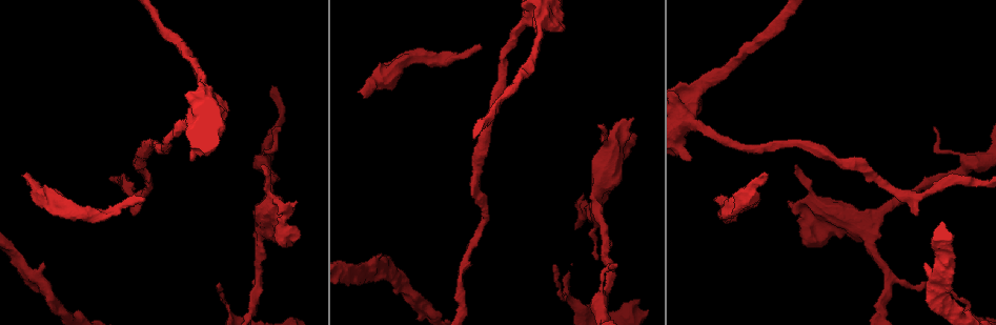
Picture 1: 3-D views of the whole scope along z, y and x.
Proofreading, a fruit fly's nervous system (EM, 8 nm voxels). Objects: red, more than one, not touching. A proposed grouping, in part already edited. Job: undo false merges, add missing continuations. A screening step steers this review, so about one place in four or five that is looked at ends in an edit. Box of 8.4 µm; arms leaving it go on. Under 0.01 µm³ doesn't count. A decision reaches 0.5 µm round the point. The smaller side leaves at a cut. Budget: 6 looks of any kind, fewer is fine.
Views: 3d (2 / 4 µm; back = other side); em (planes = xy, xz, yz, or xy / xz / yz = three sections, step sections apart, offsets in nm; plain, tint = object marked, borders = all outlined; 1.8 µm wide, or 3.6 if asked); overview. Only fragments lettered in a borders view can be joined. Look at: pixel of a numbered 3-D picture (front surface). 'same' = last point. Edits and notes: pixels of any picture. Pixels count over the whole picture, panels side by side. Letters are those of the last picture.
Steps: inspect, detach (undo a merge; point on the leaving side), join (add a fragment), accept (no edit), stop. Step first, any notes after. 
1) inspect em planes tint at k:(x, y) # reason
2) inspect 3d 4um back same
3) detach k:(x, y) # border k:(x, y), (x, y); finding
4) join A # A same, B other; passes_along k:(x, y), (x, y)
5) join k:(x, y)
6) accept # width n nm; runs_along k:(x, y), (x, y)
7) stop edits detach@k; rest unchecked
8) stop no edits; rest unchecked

inspect em planes borders at 1:(480, 45) # an open end

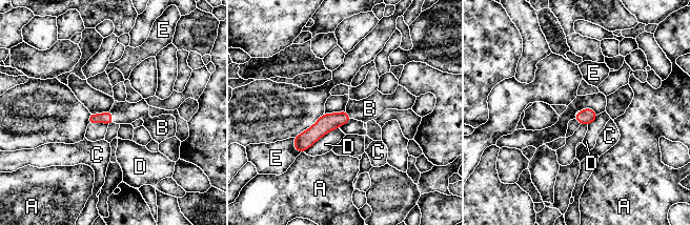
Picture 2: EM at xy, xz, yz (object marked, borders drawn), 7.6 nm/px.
join B # A other, B same, C other, D other, E other; passes_along 2:(106, 118), (110, 116), (123, 113); the cell continues

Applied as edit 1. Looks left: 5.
inspect overview

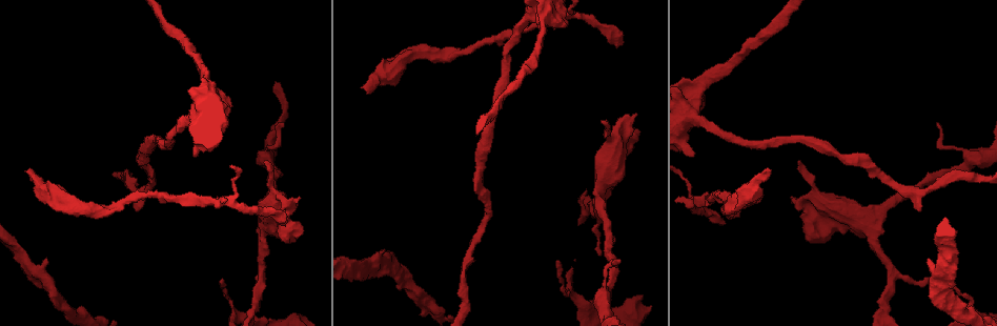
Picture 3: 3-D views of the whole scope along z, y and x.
inspect 3d 4um at 3:(365, 90) # free end

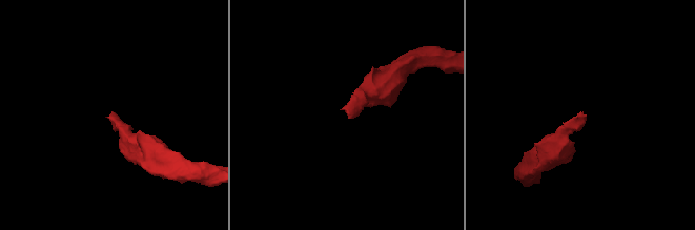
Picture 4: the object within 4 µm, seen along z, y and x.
inspect em yz step 4 borders at 4:(347, 115) # now the EM

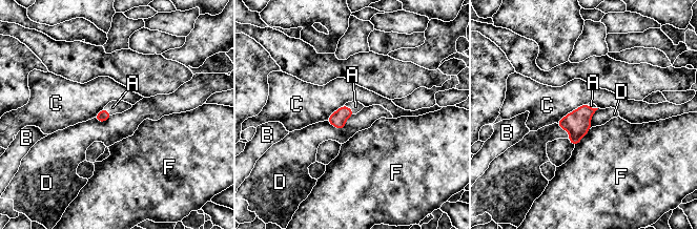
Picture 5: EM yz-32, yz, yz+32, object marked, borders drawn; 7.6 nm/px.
join A # longest_contact C 300 nm; A same, B other, C other, D other, F other; passes_along 5:(337, 119), (349, 108), (355, 106); it goes on there

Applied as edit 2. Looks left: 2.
inspect em 3.6um planes plain at 3:(278, 223) # free end

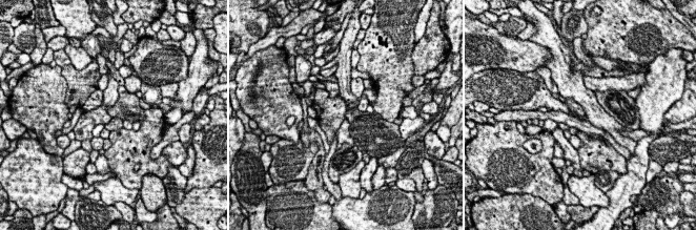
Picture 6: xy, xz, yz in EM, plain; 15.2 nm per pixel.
inspect em 3.6um planes borders same # what lies round it

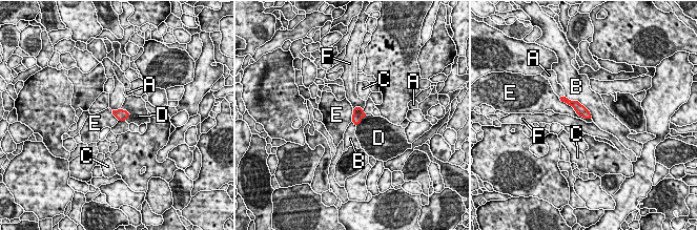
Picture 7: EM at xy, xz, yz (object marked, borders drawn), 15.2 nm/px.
join D # width 160 nm; A other, B other, C other, D same, E other, F other; passes_along 7:(121, 114), (126, 111), (135, 105); it goes on there

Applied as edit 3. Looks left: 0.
stop edits join@2, join@5, join@7; rest unchecked

